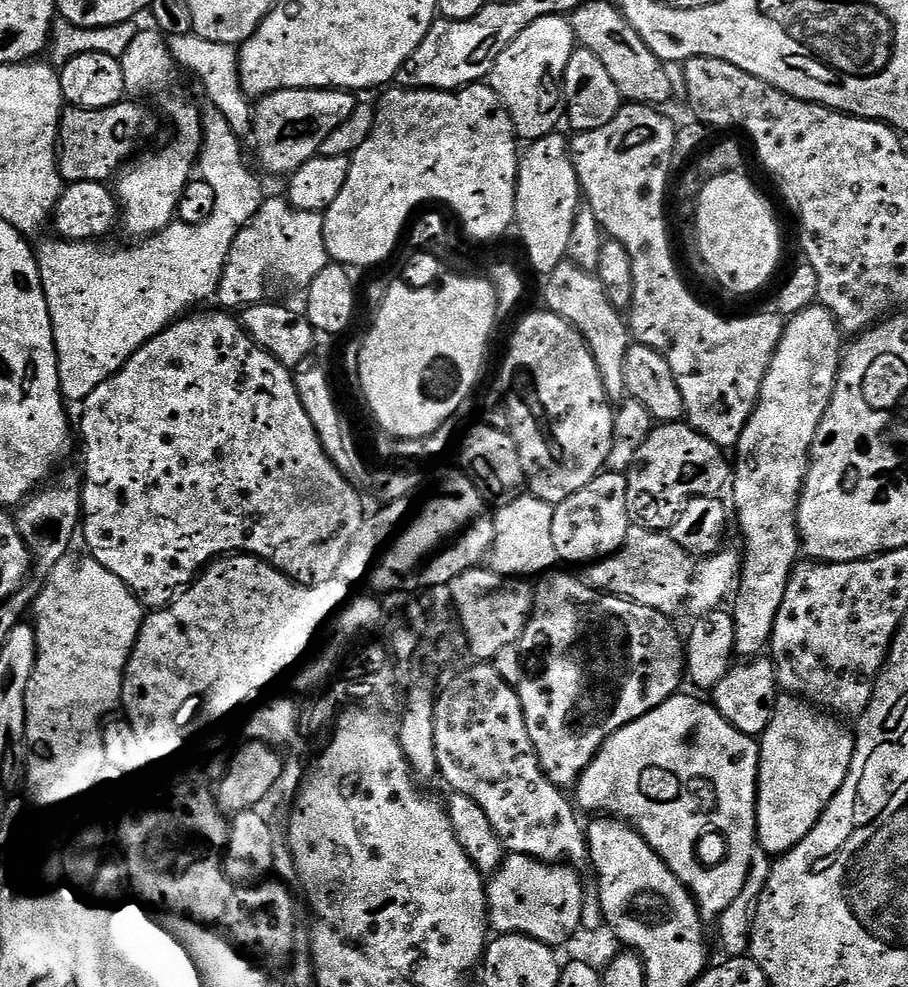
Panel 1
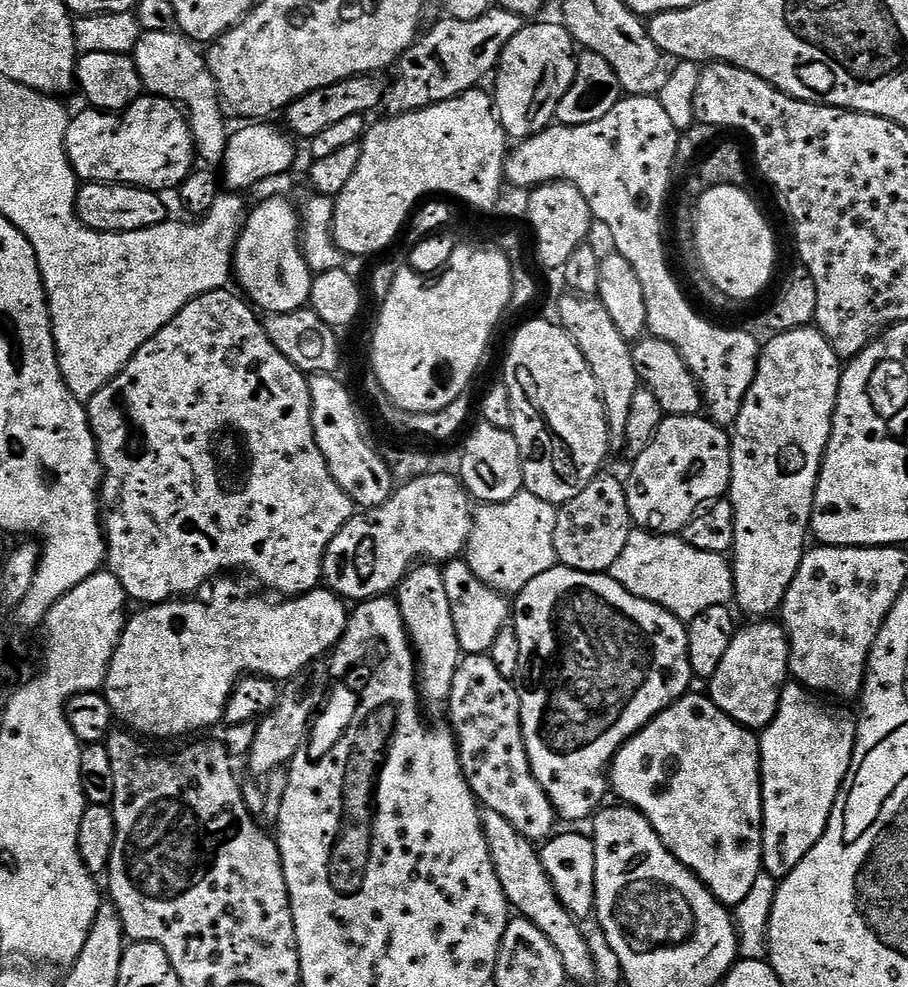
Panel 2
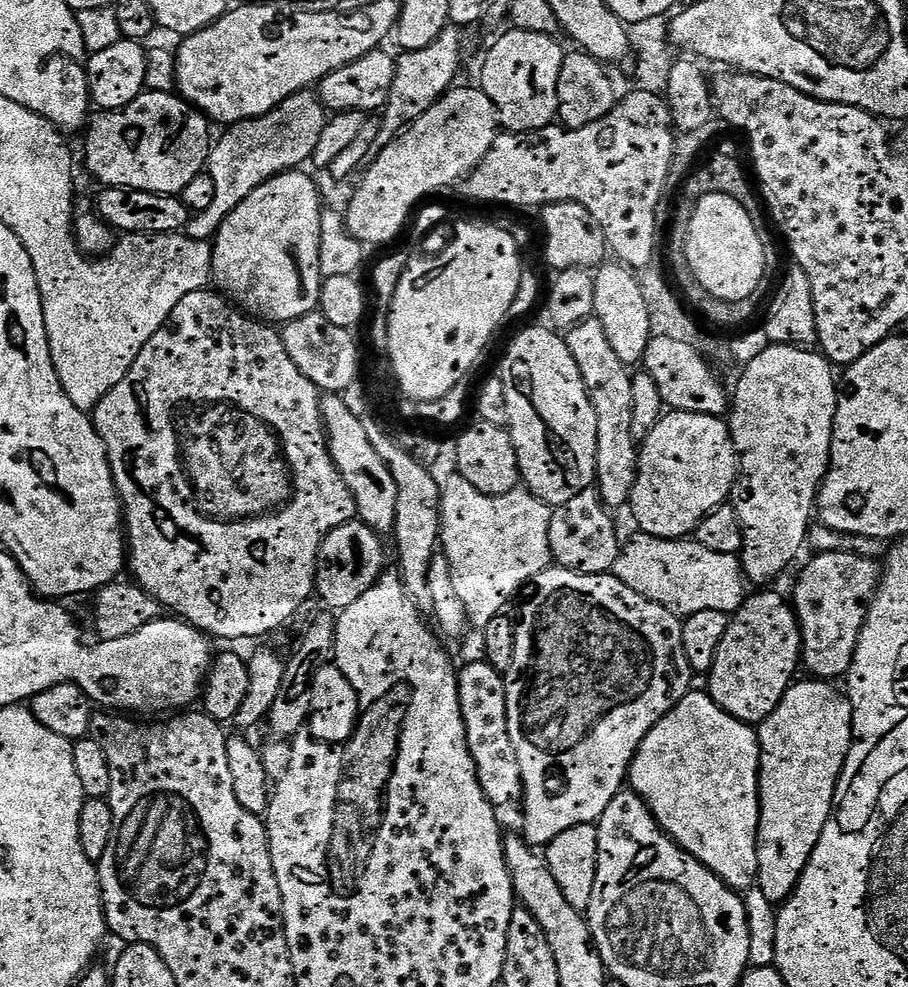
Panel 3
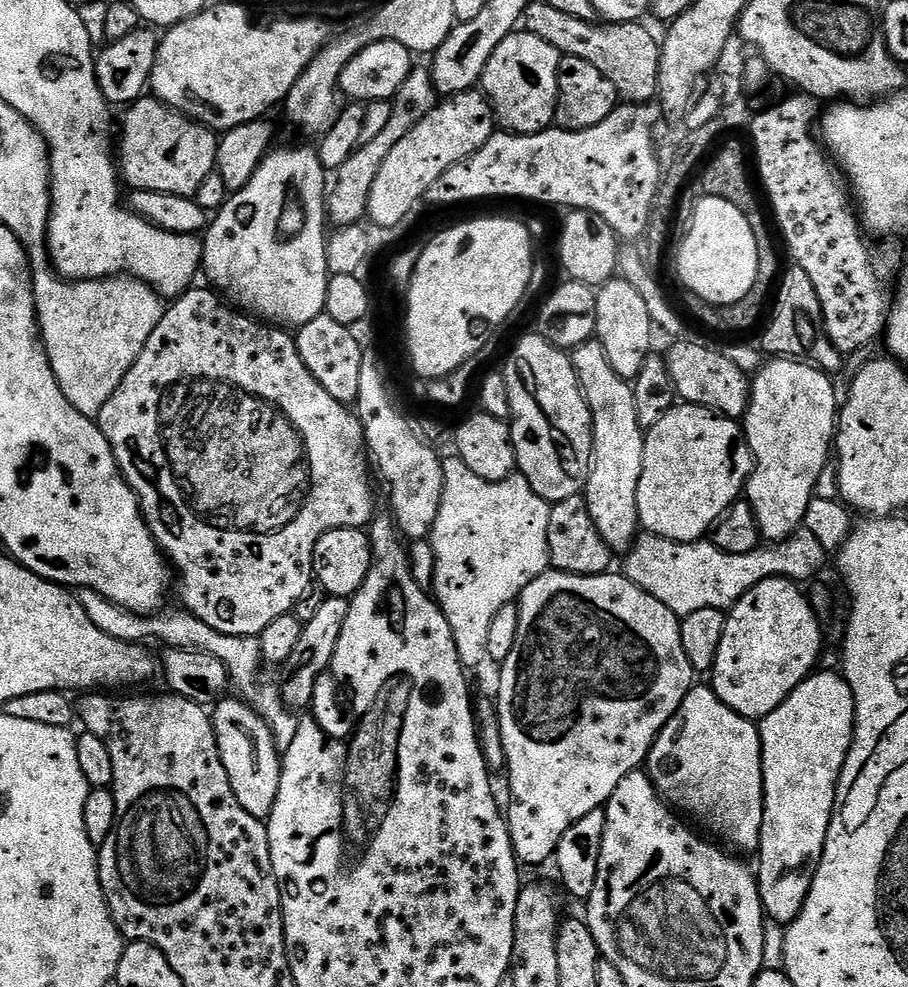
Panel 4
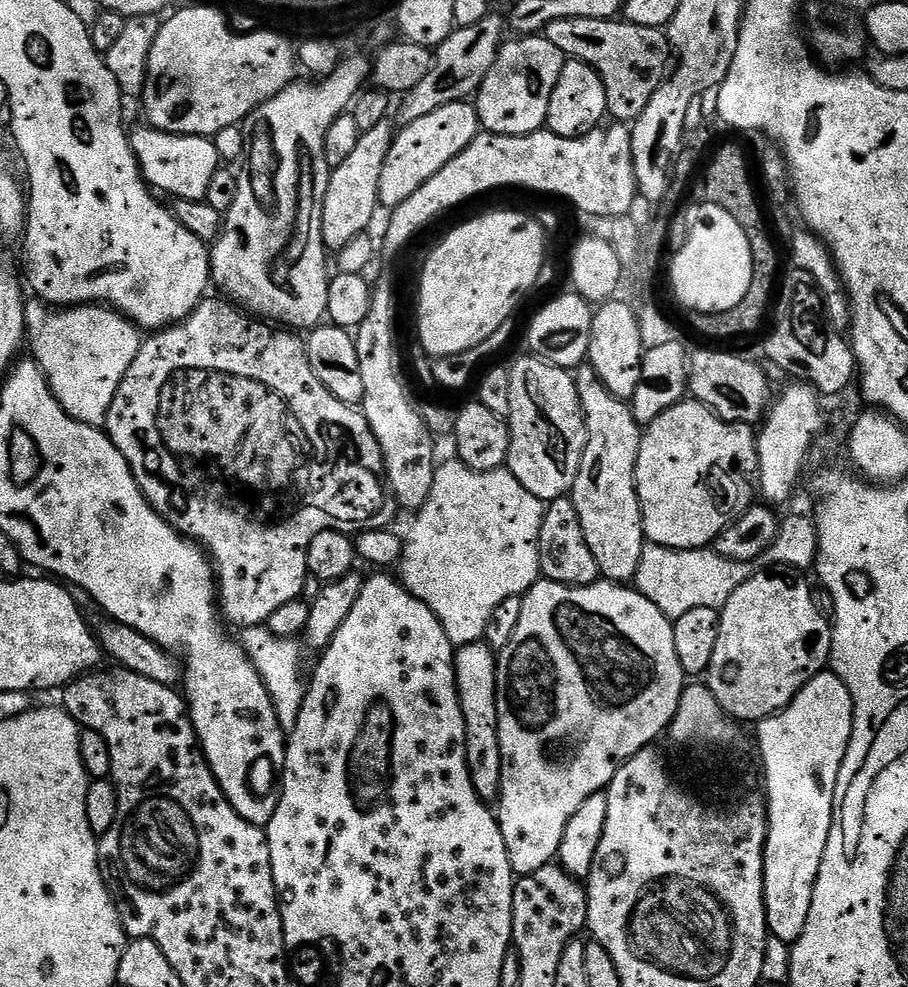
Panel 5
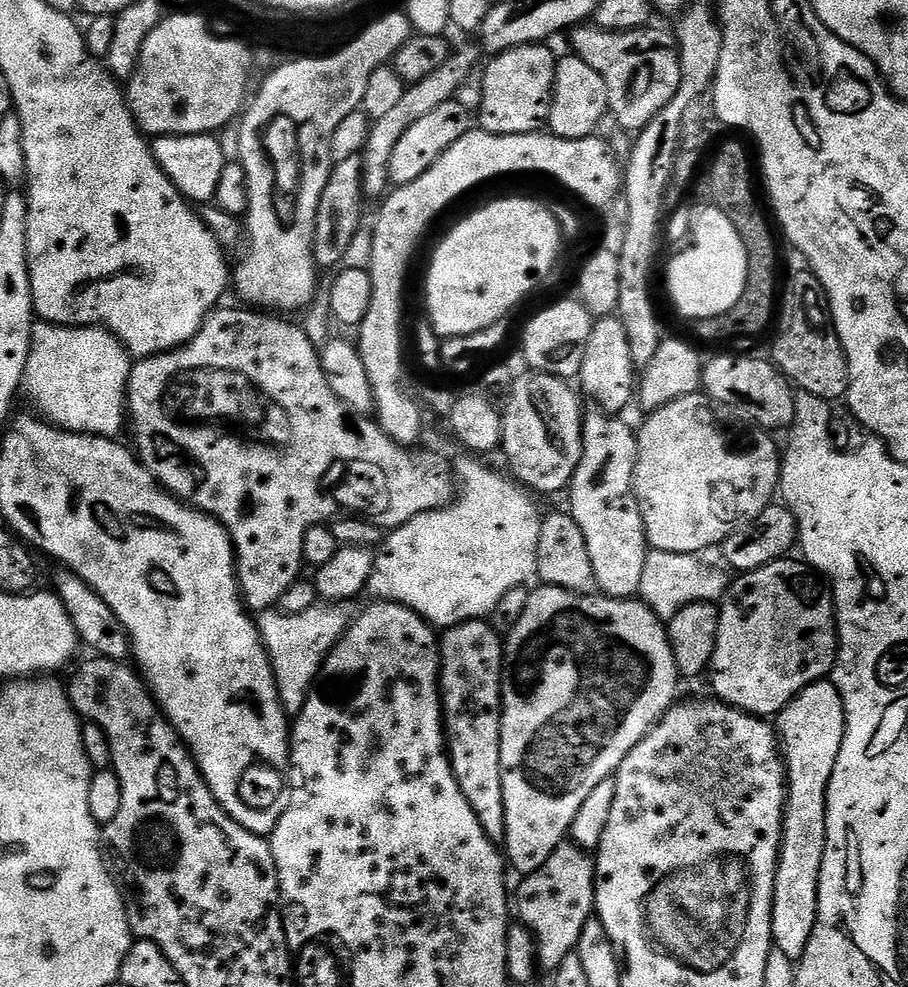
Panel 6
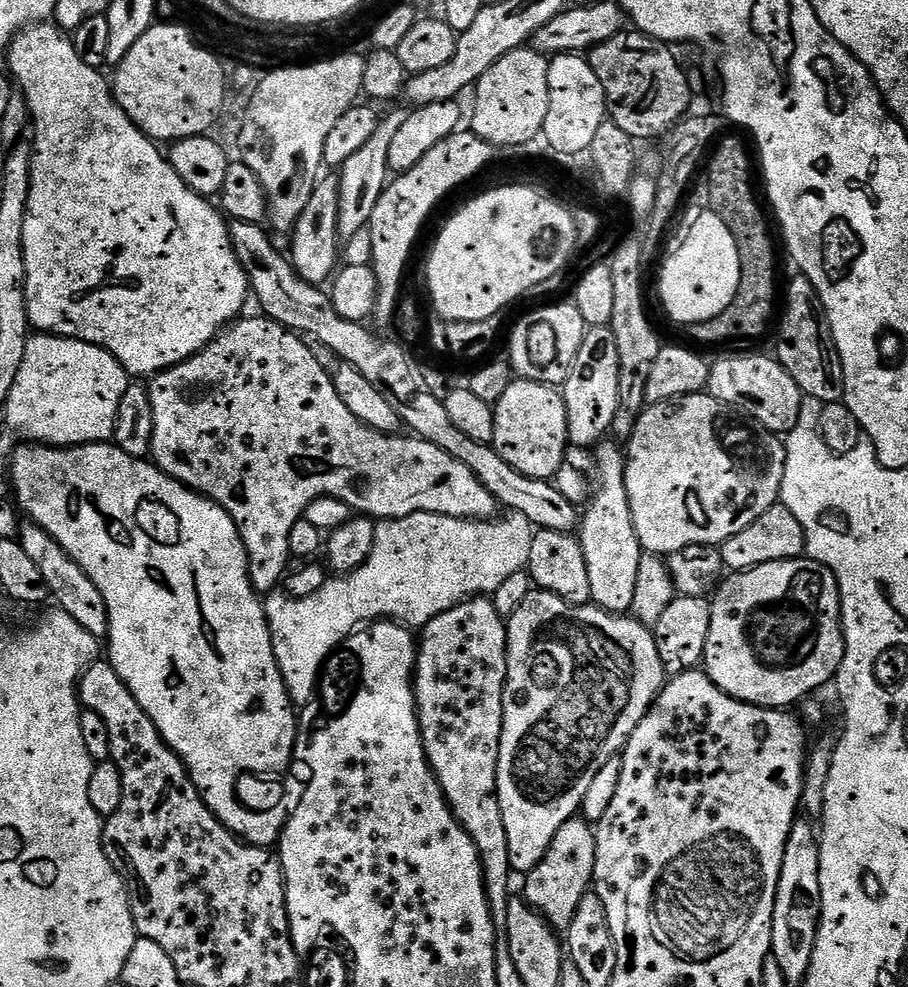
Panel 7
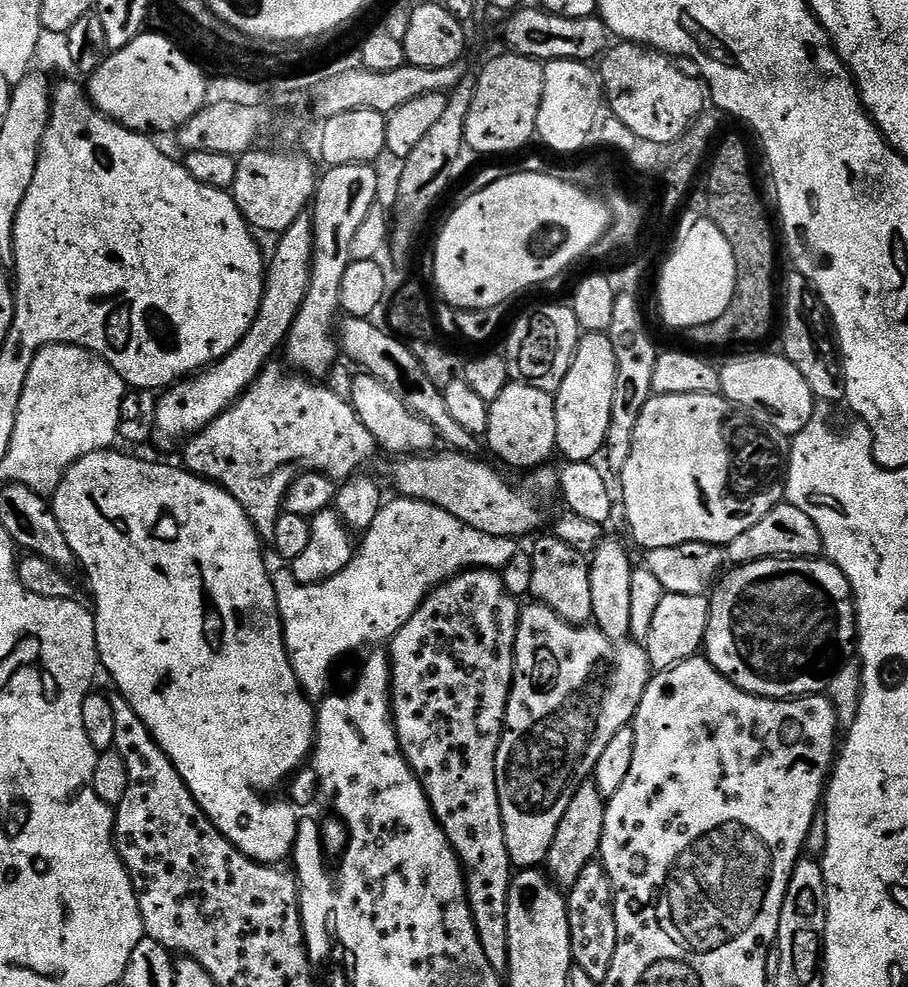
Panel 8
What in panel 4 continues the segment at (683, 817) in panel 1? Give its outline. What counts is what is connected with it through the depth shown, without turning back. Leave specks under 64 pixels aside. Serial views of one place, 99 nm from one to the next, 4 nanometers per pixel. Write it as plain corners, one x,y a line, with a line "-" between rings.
693,686
686,698
682,698
682,706
678,706
648,751
646,771
657,792
673,809
679,810
685,817
693,816
702,827
713,832
713,837
721,836
725,845
733,844
737,848
737,853
755,853
759,849
764,817
764,763
760,730
753,721
723,704
712,687

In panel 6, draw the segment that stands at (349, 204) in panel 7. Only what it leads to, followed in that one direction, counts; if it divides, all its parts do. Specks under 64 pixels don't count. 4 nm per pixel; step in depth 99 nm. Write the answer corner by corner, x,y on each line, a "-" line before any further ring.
460,48
457,52
455,49
449,55
448,60
442,62
442,66
438,66
438,70
434,70
434,74
430,74
430,78
422,78
422,82
407,85
401,100
385,116
371,121
368,129
368,141
362,153
365,197
377,196
377,198
380,198
389,191
388,167
390,166
390,154
394,150
398,138
402,138
402,134
406,134
406,130
410,130
410,126
414,126
414,122
418,122
418,118
430,114
430,110
442,106
442,102
453,99
457,95
456,91
467,82
468,75
471,74
472,67
475,64
476,52
474,49

